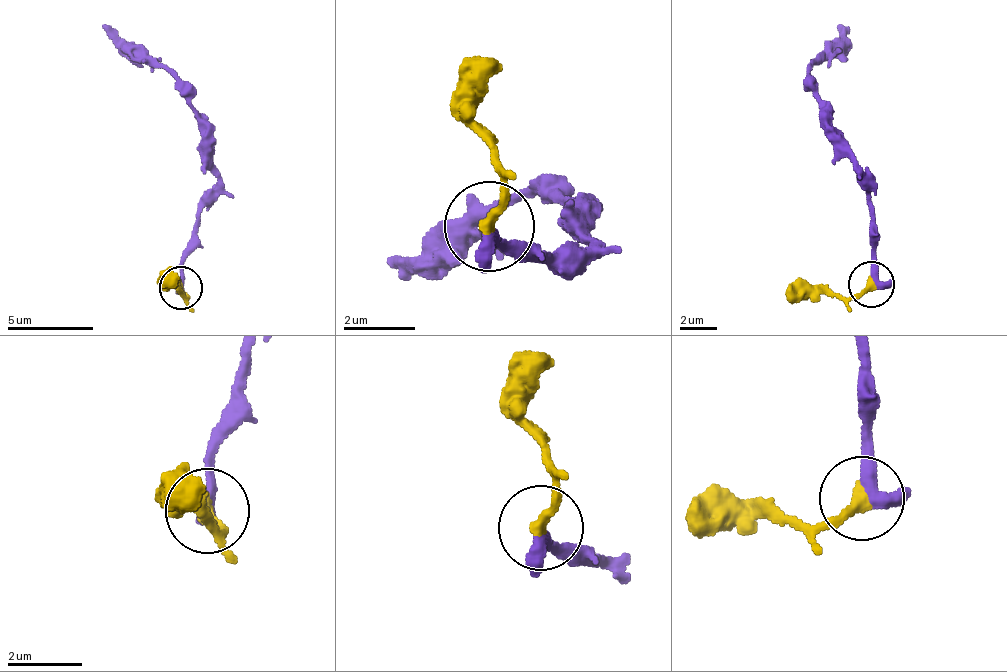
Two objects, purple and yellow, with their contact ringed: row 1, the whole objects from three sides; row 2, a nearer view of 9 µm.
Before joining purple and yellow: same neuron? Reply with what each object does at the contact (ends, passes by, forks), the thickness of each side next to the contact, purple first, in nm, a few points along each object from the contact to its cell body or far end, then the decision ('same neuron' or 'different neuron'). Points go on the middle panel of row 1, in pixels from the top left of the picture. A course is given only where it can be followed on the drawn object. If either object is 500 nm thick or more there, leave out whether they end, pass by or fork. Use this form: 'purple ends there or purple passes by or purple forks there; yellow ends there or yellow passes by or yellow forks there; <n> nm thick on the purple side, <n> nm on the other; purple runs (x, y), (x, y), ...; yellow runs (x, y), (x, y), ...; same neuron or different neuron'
purple ends there; yellow ends there; 460 nm thick on the purple side, 360 nm on the other; purple runs (492, 228), (545, 263), (595, 245), (576, 217), (525, 189), (466, 206), (417, 262), (385, 261); yellow runs (492, 228), (507, 196), (498, 143), (472, 119), (472, 84), (500, 59); same neuron

